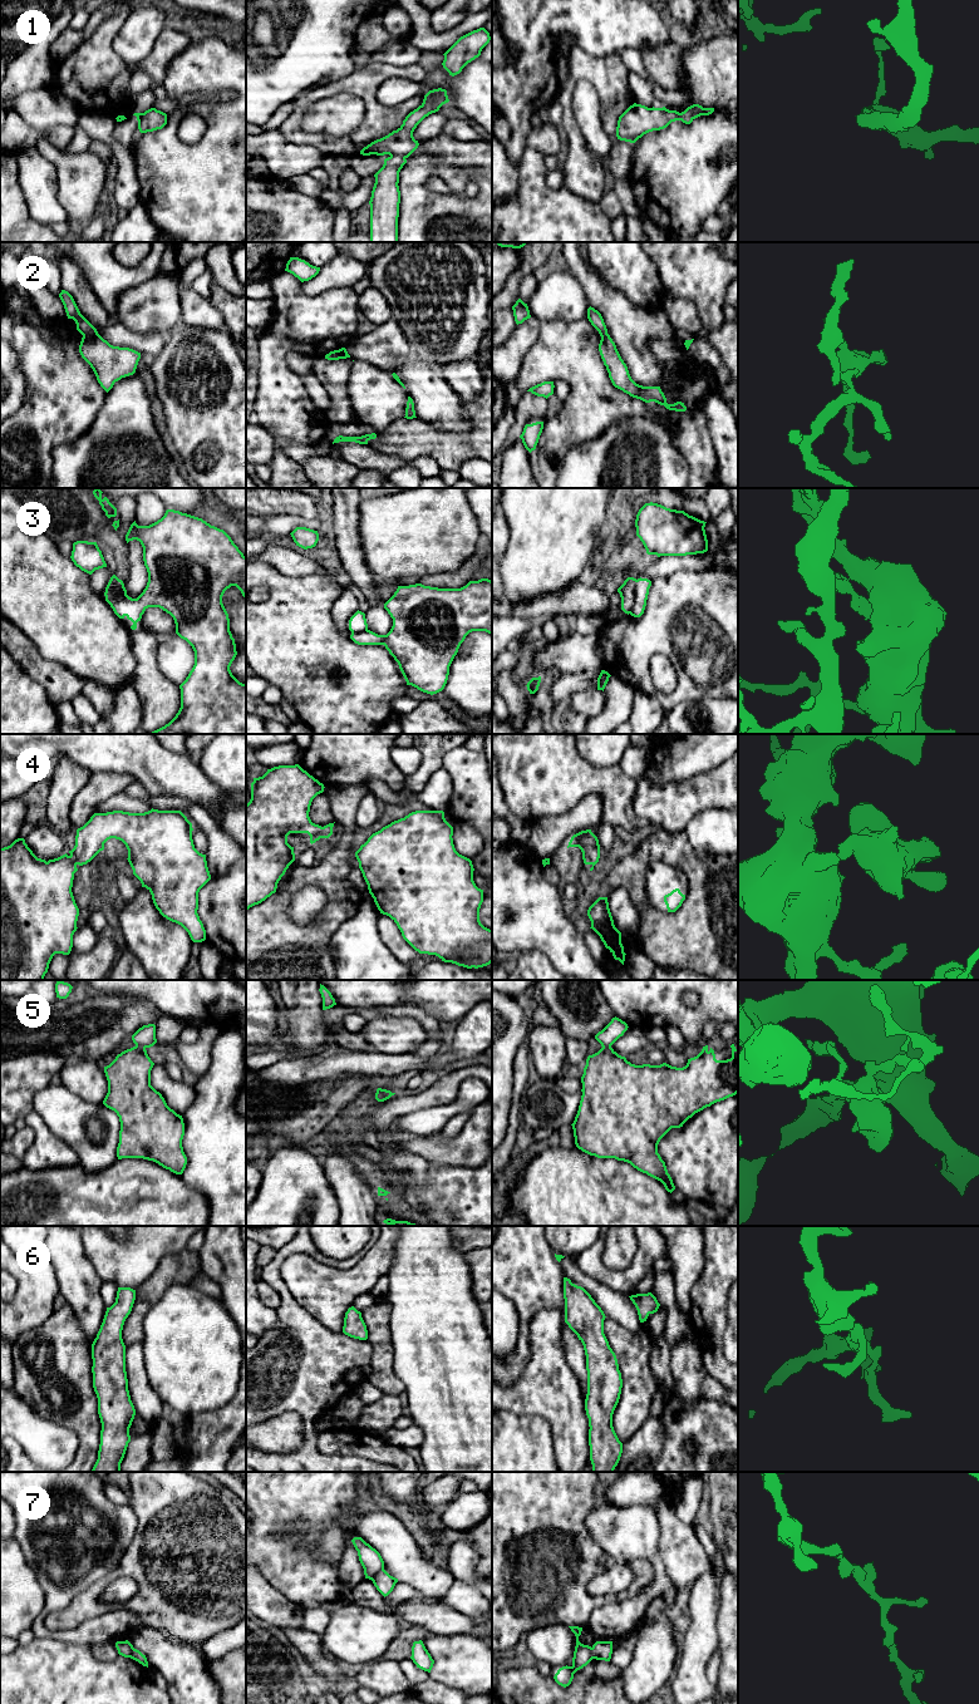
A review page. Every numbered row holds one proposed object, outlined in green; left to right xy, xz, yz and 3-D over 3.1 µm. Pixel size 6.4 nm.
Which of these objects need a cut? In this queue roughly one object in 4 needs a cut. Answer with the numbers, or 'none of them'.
2, 3, 5, 7

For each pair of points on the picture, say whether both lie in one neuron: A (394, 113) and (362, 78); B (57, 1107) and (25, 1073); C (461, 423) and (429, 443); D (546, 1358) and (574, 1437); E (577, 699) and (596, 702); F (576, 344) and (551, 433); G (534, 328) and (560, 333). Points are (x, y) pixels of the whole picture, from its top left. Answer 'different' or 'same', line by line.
A: same
B: different
C: different
D: same
E: same
F: same
G: different

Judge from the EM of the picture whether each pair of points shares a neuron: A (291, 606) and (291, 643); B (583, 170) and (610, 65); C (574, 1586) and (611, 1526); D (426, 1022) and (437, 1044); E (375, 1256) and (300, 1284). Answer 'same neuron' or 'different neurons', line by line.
A: same neuron
B: same neuron
C: different neurons
D: different neurons
E: same neuron

